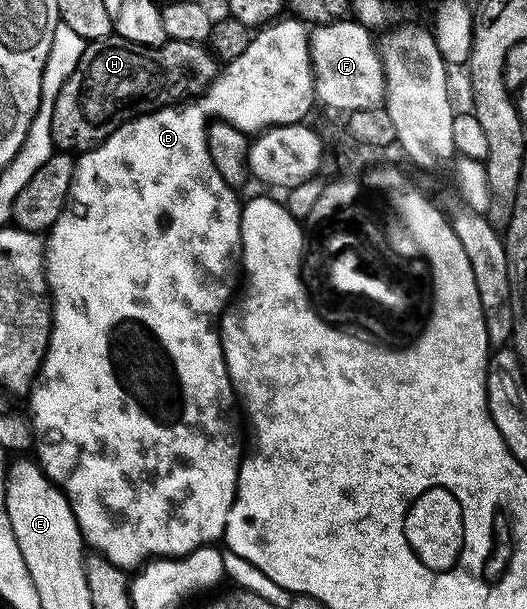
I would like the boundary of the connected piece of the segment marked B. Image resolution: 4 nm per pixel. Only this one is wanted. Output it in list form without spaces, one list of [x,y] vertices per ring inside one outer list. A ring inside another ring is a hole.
[[[280,17],[274,23],[258,28],[249,41],[249,49],[245,49],[245,53],[241,53],[241,57],[237,57],[232,63],[226,64],[210,87],[194,101],[168,105],[148,111],[145,115],[136,115],[122,123],[104,143],[99,143],[78,156],[67,208],[45,235],[47,283],[52,302],[51,340],[39,369],[39,378],[29,392],[29,418],[34,462],[65,493],[73,509],[73,517],[77,517],[84,544],[92,552],[113,561],[113,565],[124,569],[138,569],[156,557],[178,559],[181,555],[196,551],[198,547],[215,545],[223,539],[223,531],[229,521],[229,509],[233,505],[235,490],[239,484],[241,450],[239,451],[239,423],[235,420],[237,396],[227,372],[223,342],[219,340],[219,320],[236,294],[235,278],[240,278],[241,275],[243,213],[241,199],[235,196],[238,195],[236,188],[220,179],[217,169],[211,163],[207,148],[207,128],[212,121],[222,121],[245,133],[262,133],[268,127],[303,123],[311,106],[316,106],[316,103],[315,71],[311,67],[308,24],[296,17]]]

